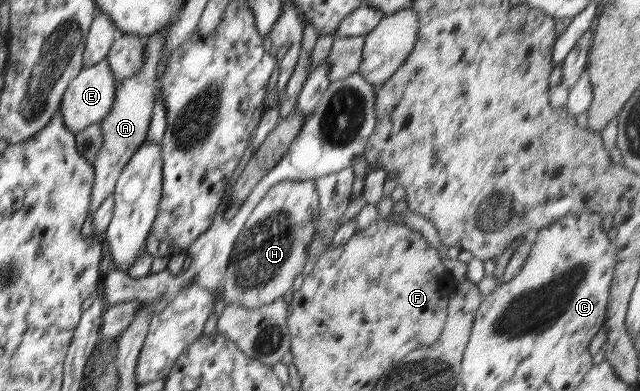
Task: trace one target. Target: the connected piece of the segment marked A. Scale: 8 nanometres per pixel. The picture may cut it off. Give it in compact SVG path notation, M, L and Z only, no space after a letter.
M169 26L152 35L147 35L143 51L144 65L134 75L123 79L117 84L111 110L101 121L103 144L100 147L99 154L96 155L92 163L94 168L94 183L90 196L90 214L96 212L108 196L113 195L119 175L146 139L155 102L155 83L157 80L158 64L162 60Z

